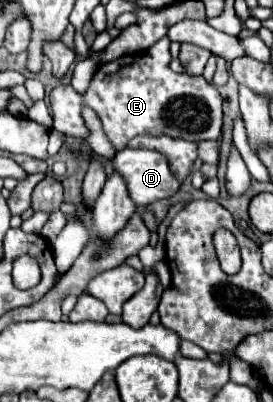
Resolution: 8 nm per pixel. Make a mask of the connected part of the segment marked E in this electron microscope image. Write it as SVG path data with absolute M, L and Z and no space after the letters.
M164 37L160 41L156 41L150 49L146 49L144 53L130 53L130 55L122 55L116 61L104 63L98 67L86 95L78 95L72 85L60 85L50 93L50 105L52 105L52 113L54 113L54 129L72 137L88 137L88 129L84 125L82 119L82 105L92 107L102 125L104 131L108 135L108 139L112 141L112 145L120 151L128 145L128 141L136 135L142 133L150 133L150 135L170 135L170 137L182 137L186 141L206 141L206 139L218 139L222 133L222 97L216 91L214 85L206 83L206 79L202 77L188 77L182 73L174 73L168 63L170 63L170 39Z

